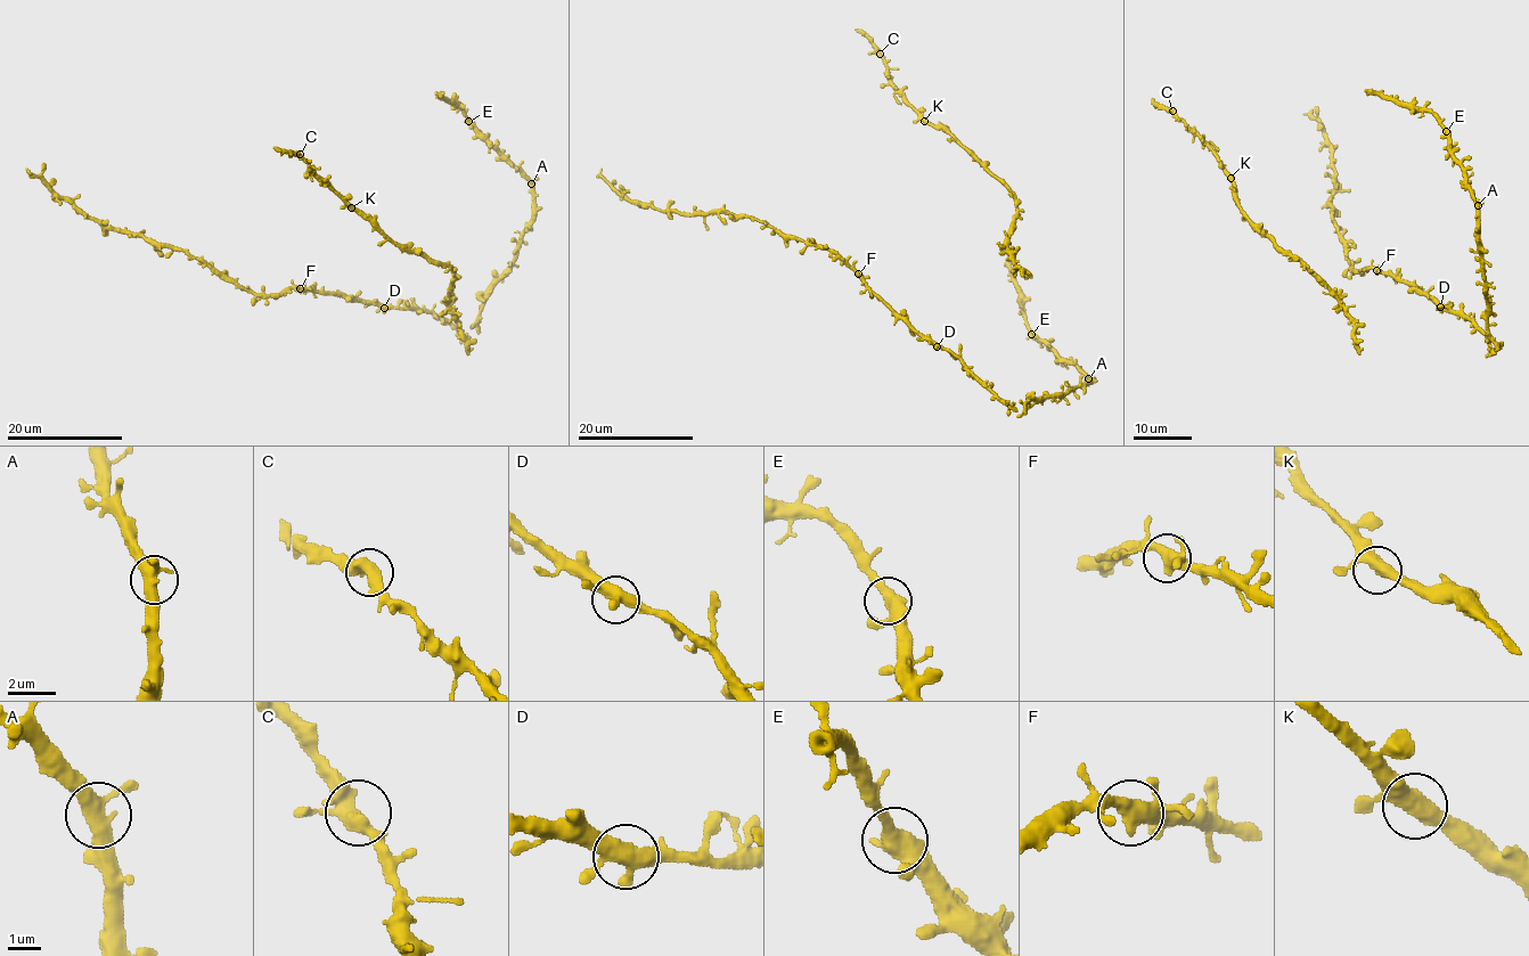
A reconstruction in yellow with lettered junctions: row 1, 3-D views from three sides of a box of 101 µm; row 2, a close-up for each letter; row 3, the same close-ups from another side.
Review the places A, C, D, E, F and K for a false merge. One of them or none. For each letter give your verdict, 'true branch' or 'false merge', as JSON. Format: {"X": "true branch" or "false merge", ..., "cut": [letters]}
{"A": "true branch", "C": "true branch", "D": "true branch", "E": "true branch", "F": "true branch", "K": "true branch", "cut": []}

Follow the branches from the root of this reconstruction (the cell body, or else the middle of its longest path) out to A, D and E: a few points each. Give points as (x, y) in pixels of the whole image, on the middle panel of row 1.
A: (955, 354), (1016, 411), (1023, 411), (1028, 401), (1061, 395), (1082, 386), (1088, 378)
D: (955, 354), (937, 346)
E: (955, 354), (1016, 411), (1023, 411), (1028, 401), (1061, 395), (1087, 382), (1089, 378), (1074, 365), (1031, 334)

